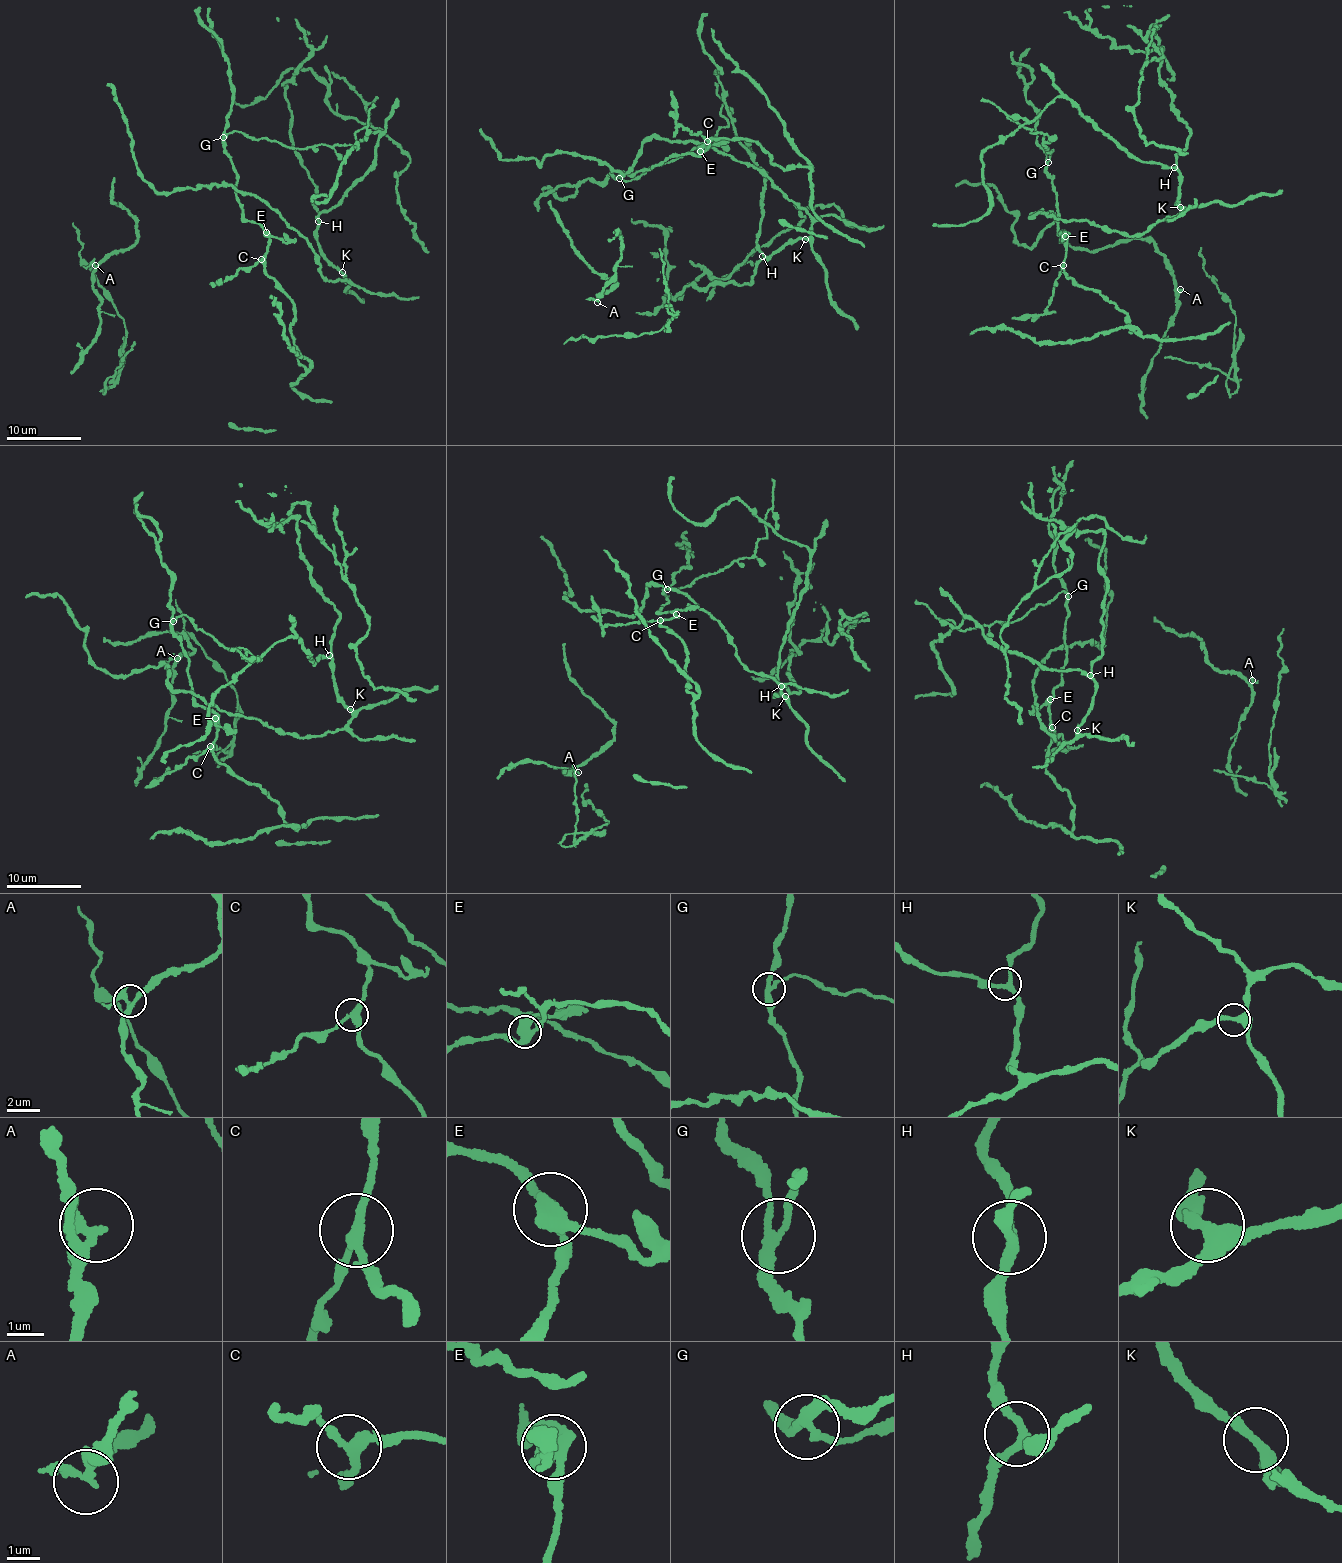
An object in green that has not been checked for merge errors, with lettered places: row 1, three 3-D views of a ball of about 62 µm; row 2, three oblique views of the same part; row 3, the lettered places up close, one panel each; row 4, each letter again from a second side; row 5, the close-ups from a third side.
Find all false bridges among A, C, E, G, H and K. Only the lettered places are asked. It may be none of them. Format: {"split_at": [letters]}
{"split_at": ["C", "E", "G"]}

